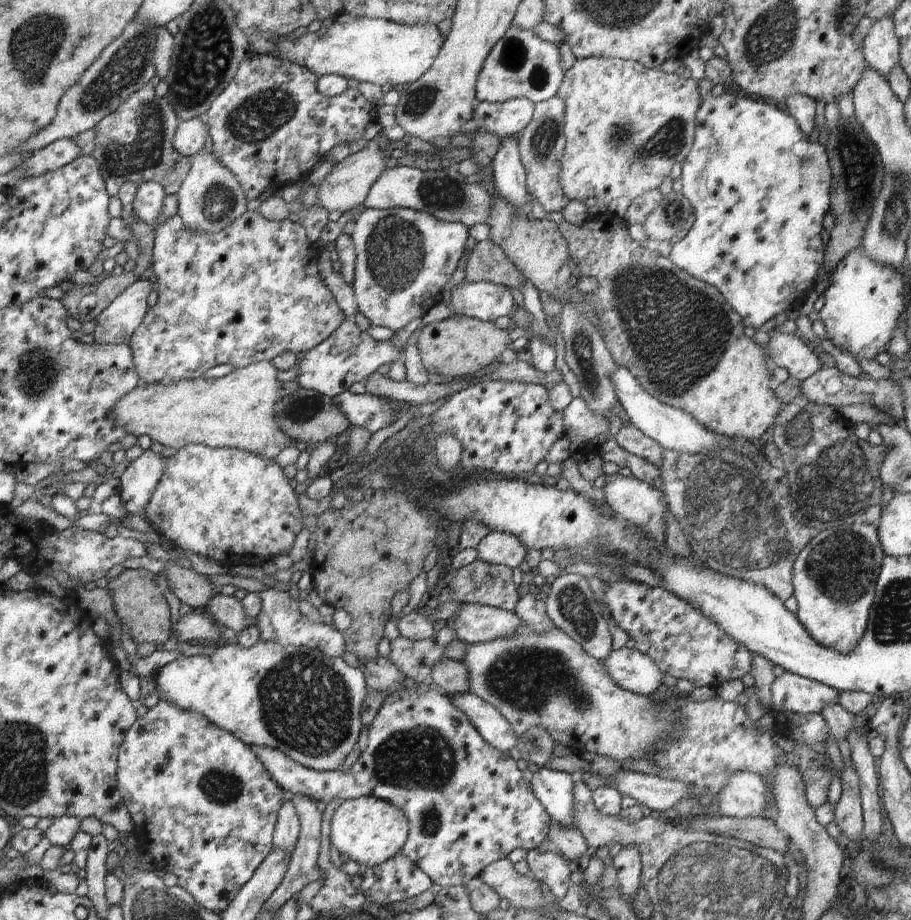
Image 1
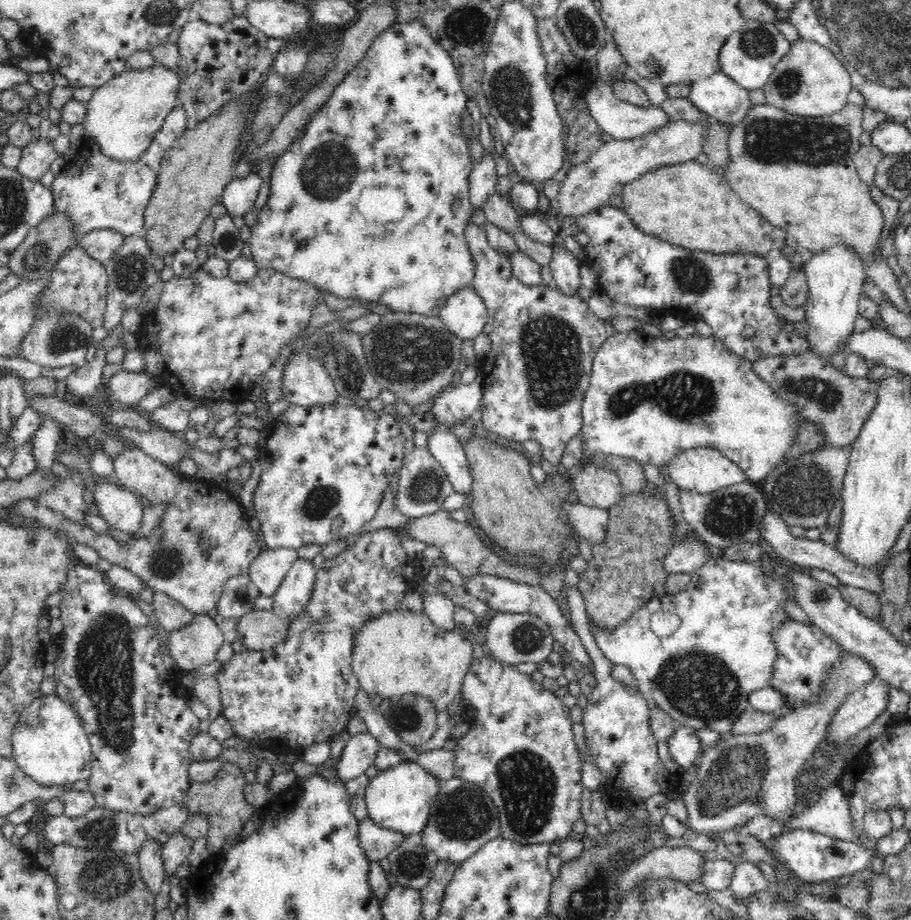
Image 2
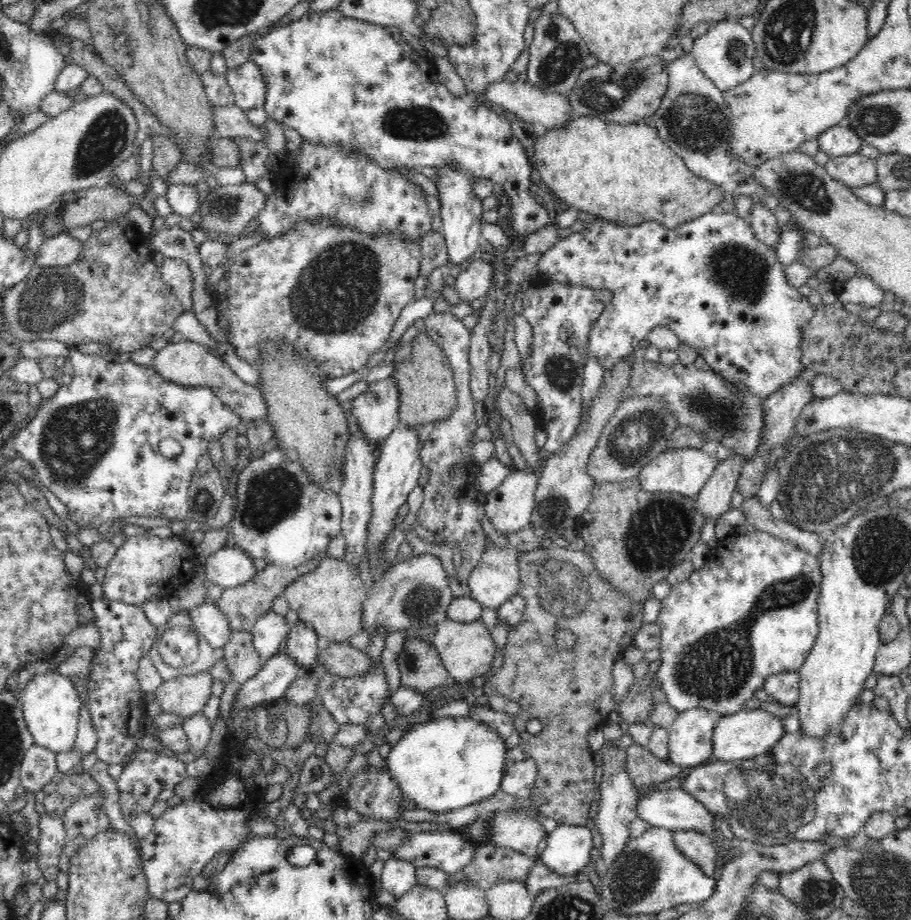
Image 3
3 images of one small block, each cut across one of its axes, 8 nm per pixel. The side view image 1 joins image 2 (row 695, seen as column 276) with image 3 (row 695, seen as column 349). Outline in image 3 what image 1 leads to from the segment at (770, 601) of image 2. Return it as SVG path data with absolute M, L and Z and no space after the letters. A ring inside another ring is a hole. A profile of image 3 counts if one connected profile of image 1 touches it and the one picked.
M751 528L744 534L735 532L718 540L716 548L707 551L706 561L702 568L695 571L686 582L672 587L670 594L661 600L660 614L657 618L657 624L661 631L659 642L661 661L659 669L652 678L654 688L664 691L668 704L672 705L672 708L675 708L678 713L686 712L692 708L712 710L721 717L740 712L744 708L744 704L754 698L754 693L757 690L764 689L768 676L779 672L799 671L802 664L806 662L806 658L810 654L819 634L817 602L820 602L822 580L822 567L820 567L818 557L807 554L798 546L784 542L763 530Z

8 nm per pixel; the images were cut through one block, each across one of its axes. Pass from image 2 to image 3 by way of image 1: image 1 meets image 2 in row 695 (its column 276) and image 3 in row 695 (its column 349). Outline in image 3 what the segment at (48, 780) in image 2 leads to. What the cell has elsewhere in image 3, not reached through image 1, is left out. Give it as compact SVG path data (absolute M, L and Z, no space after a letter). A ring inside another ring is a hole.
M56 670L46 674L36 674L28 682L20 695L23 715L34 742L52 752L68 752L72 750L78 732L78 721L83 701L79 697L80 691L70 681Z

